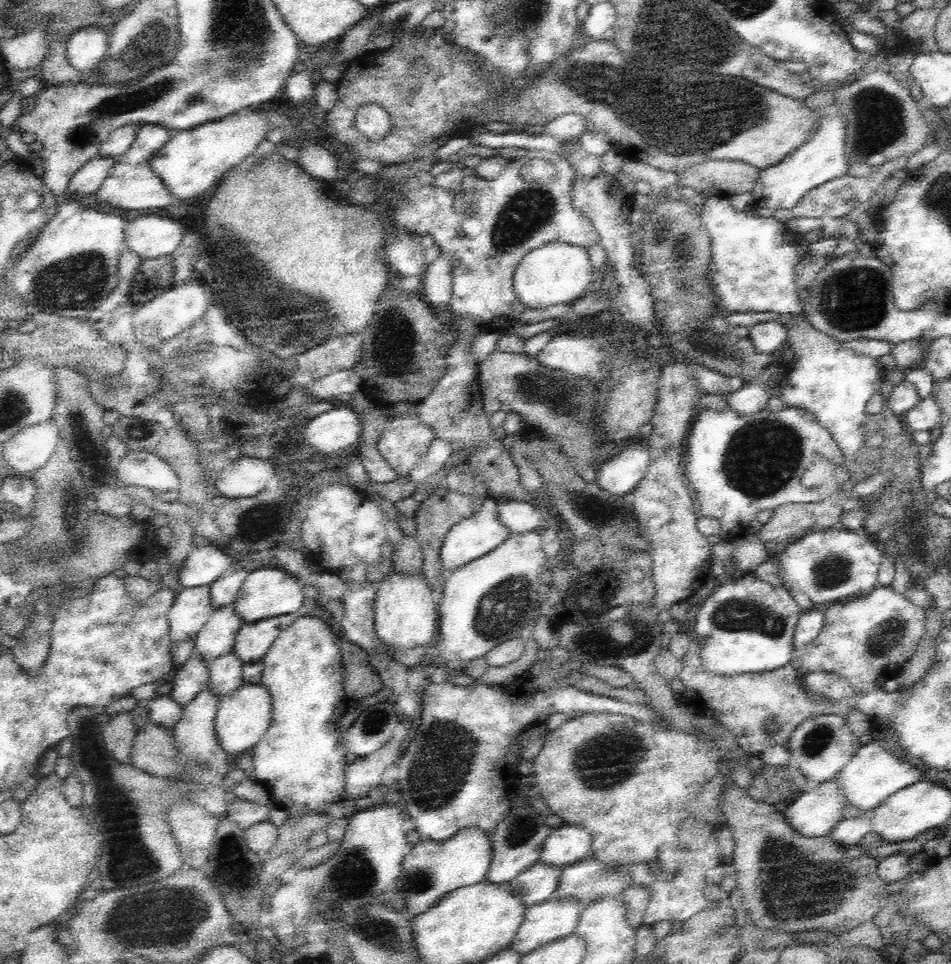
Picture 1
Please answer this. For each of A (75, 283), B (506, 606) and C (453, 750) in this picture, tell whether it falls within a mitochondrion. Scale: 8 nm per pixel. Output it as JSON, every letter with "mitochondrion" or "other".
{"A":"mitochondrion","B":"mitochondrion","C":"mitochondrion"}

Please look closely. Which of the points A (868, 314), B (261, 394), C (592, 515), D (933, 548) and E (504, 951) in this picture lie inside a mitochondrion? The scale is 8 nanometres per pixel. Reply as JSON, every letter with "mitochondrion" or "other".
{"A":"mitochondrion","B":"other","C":"mitochondrion","D":"other","E":"other"}

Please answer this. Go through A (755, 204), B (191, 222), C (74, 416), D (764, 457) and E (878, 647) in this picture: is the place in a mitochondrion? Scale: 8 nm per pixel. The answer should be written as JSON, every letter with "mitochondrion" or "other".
{"A":"other","B":"other","C":"mitochondrion","D":"mitochondrion","E":"mitochondrion"}

